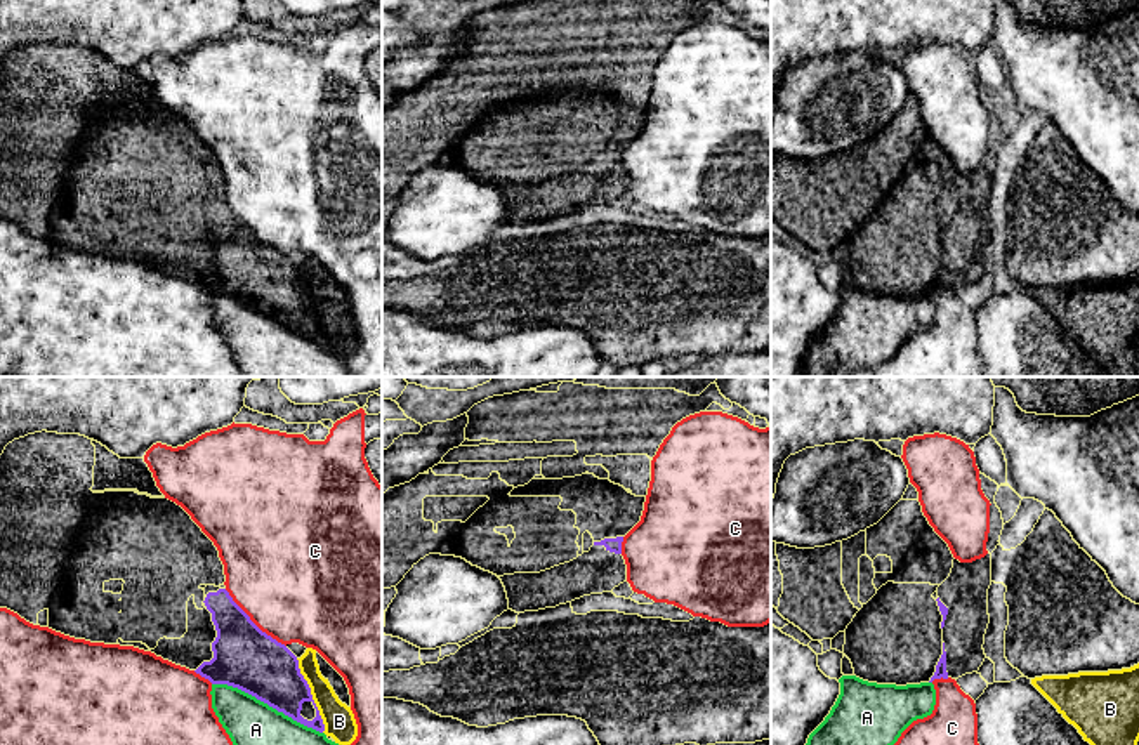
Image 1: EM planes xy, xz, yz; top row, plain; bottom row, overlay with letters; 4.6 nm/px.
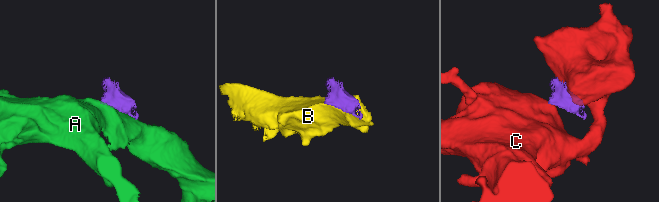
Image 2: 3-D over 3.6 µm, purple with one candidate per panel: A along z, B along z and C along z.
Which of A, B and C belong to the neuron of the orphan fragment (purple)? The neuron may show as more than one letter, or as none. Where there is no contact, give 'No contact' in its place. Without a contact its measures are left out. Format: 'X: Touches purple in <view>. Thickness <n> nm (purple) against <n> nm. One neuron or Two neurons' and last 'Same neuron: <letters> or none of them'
A: Touches purple in xy. Thickness 280 nm (purple) against 360 nm. Two neurons
B: Touches purple in xy. Thickness 280 nm (purple) against 150 nm. Two neurons
C: Touches purple in xy. Thickness 280 nm (purple) against 500 nm. Two neurons
Same neuron: none of them

